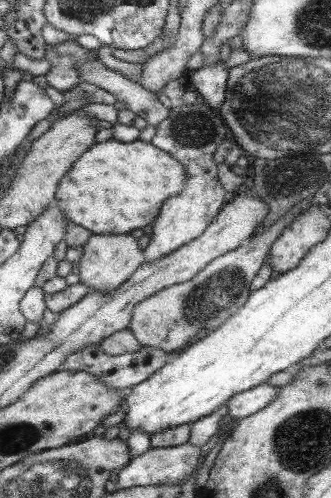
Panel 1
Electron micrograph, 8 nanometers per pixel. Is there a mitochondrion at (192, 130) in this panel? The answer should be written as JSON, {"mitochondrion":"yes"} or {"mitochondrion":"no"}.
{"mitochondrion":"yes"}

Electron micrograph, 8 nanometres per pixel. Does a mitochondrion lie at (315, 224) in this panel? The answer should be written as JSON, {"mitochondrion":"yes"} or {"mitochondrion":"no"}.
{"mitochondrion":"no"}

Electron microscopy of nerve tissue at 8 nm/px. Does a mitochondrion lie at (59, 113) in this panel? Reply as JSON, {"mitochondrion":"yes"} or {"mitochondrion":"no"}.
{"mitochondrion":"no"}

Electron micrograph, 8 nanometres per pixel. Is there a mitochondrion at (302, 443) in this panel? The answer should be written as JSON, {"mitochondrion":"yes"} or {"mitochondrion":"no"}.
{"mitochondrion":"yes"}

